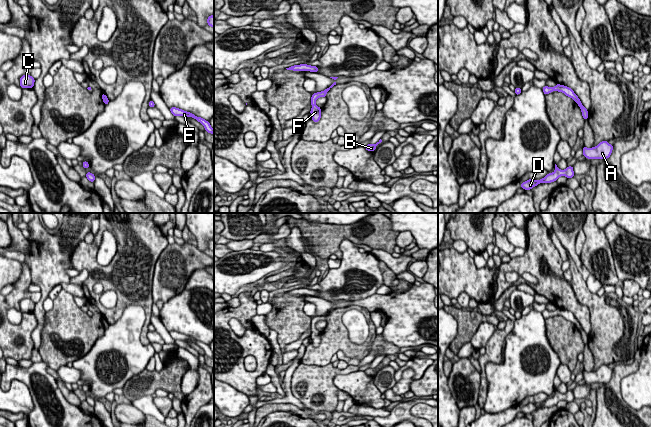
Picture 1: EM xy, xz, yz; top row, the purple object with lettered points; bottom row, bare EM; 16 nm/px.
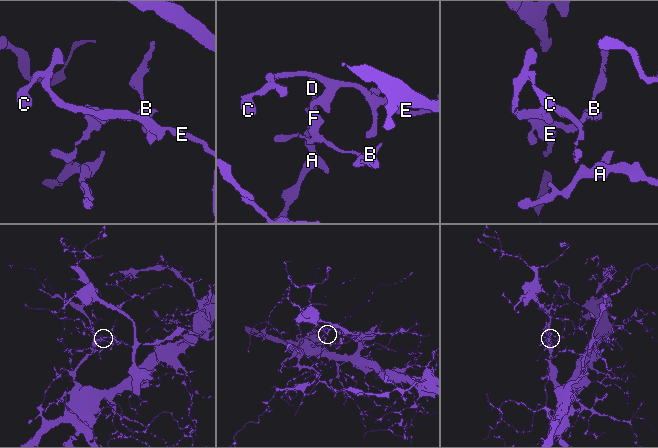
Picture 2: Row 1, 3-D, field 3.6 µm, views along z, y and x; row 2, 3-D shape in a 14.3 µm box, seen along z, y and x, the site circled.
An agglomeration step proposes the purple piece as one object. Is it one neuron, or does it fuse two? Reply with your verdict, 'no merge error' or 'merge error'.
no merge error

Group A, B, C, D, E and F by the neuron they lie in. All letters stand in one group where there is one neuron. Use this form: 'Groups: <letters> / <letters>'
Groups: A B C D E F

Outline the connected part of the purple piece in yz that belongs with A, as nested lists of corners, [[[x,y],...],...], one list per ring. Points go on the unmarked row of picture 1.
[[[608,365],[600,366],[596,371],[587,372],[583,370],[583,380],[587,383],[608,383],[612,377],[613,369]]]

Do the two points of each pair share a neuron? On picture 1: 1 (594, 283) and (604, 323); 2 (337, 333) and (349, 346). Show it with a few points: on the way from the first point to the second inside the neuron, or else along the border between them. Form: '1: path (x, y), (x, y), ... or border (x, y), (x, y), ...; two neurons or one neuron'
1: border (585, 281), (586, 287), (591, 292), (596, 293); two neurons
2: path (339, 336), (346, 343); one neuron

